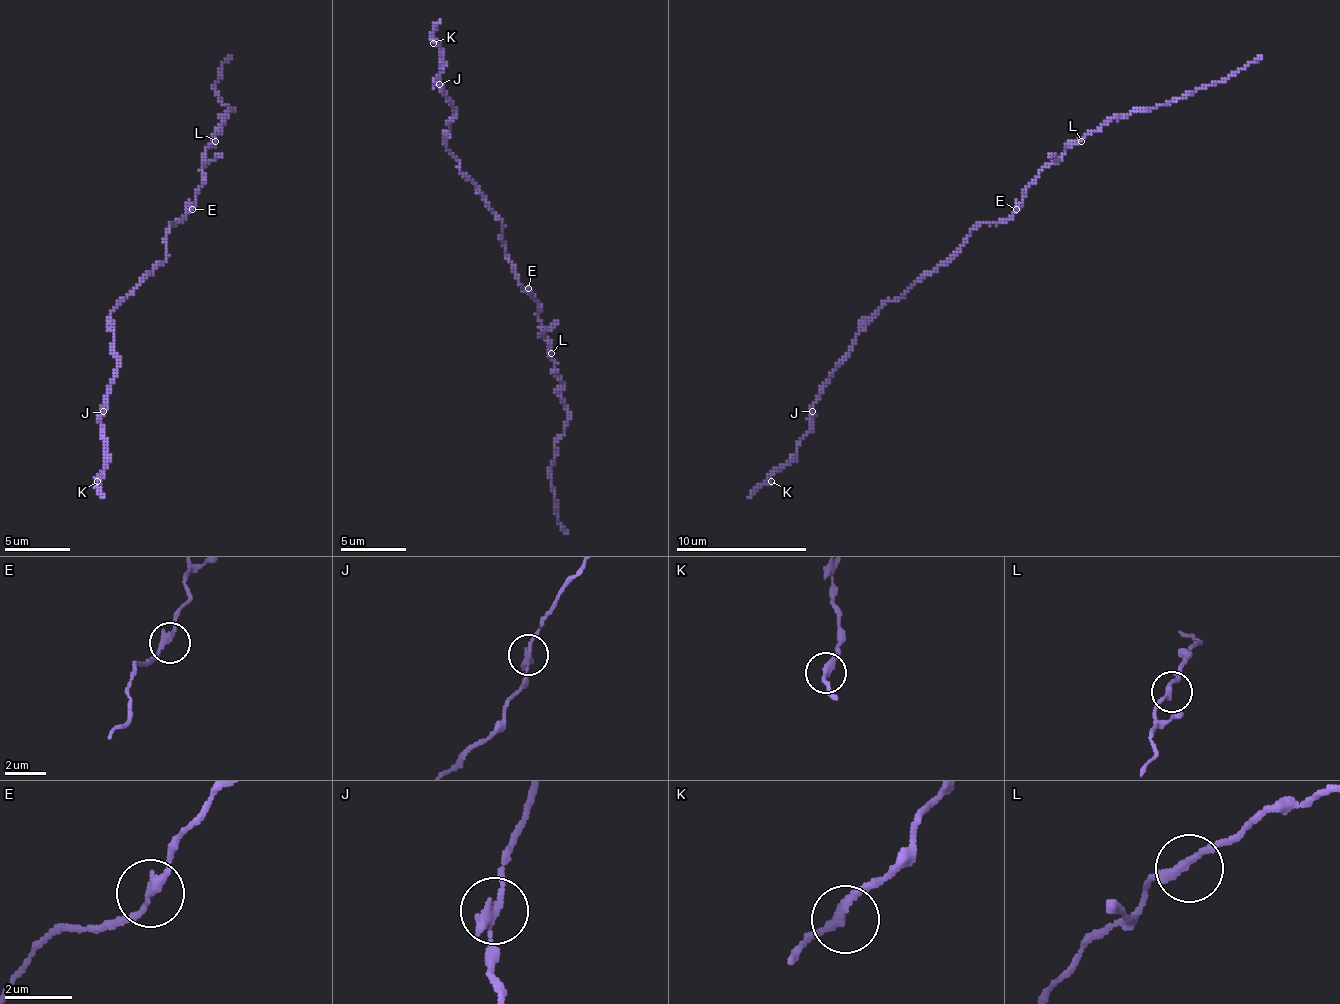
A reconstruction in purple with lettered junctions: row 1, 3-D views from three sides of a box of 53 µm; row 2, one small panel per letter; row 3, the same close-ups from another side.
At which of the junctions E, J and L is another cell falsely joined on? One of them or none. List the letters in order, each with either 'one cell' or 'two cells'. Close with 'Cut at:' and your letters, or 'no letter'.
E: one cell
J: two cells
L: one cell
Cut at: J

